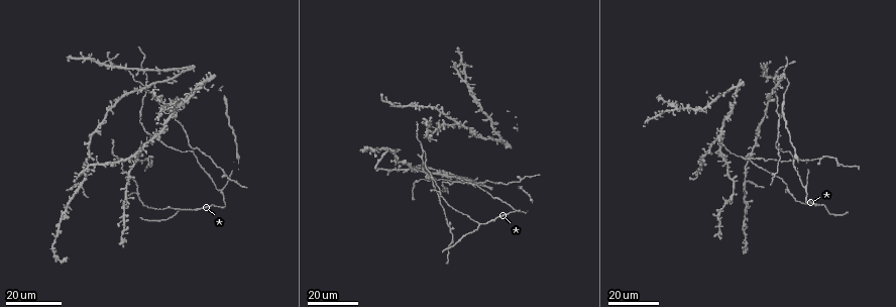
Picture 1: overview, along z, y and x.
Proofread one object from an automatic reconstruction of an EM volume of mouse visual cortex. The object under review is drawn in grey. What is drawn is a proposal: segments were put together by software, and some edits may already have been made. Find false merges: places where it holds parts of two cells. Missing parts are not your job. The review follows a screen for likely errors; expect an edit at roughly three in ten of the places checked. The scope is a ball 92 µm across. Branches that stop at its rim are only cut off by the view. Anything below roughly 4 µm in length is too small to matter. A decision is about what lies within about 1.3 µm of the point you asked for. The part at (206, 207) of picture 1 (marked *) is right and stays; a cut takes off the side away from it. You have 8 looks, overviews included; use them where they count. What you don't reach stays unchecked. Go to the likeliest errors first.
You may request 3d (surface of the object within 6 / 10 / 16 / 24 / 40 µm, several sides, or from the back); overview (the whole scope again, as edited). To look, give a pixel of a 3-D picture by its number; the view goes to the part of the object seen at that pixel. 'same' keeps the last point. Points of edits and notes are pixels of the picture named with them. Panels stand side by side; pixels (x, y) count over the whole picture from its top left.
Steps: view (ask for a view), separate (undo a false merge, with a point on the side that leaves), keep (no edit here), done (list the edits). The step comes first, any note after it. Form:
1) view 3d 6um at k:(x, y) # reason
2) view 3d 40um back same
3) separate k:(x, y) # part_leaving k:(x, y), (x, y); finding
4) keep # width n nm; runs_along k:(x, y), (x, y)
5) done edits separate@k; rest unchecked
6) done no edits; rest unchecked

view 3d 24um at 1:(735, 92)

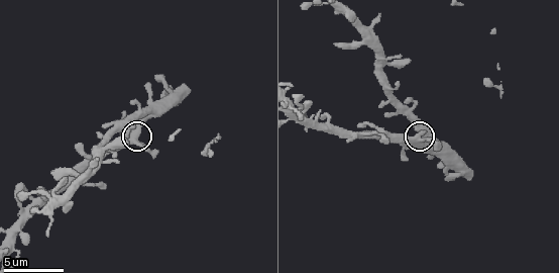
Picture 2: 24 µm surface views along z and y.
view 3d 10um at 2:(419, 138)

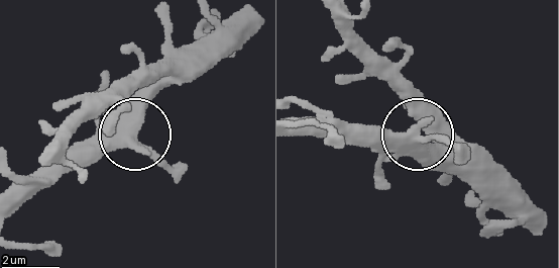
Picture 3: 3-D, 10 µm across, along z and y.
keep # width 470 nm; runs_along 3:(15, 206), (130, 139), (179, 175); all the same cell

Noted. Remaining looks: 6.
view 3d 24um at 1:(105, 62) # branch point

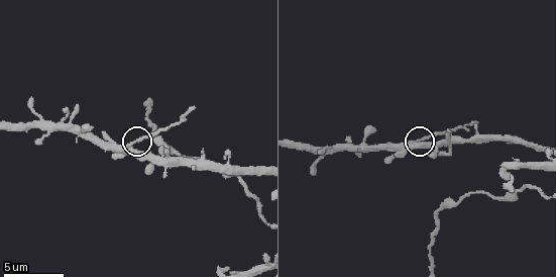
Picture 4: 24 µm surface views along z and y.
view 3d 10um at 4:(131, 145)

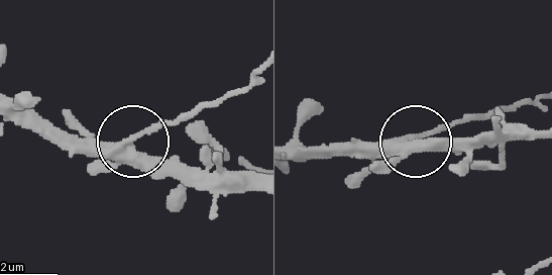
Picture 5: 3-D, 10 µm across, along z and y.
keep # arms 3; one cell here

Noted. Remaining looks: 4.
view 3d 24um at 1:(446, 178) # four arms meet

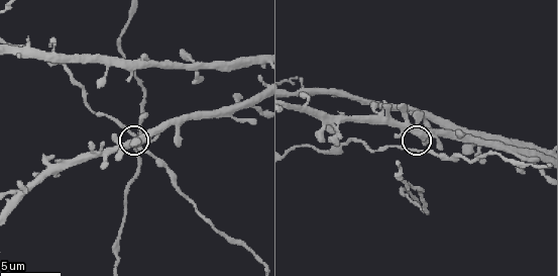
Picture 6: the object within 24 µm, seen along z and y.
view 3d 10um at 6:(134, 133) # zoom in

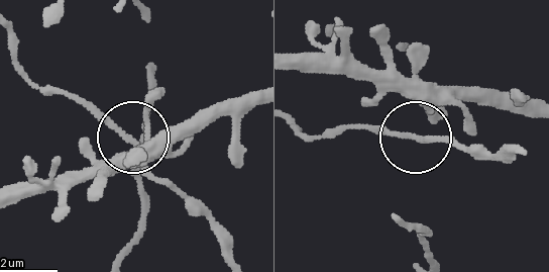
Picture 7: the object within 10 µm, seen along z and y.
view 3d 6um at 7:(130, 141)

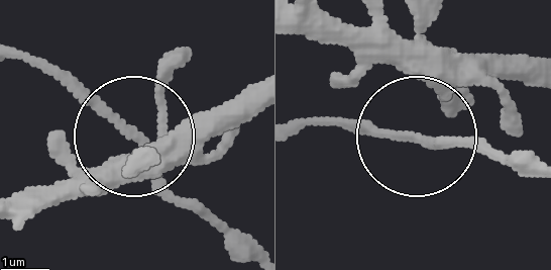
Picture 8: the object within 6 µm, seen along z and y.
keep # side_arm 27 um; continuous, no second cell

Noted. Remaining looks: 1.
view 3d 10um at 2:(386, 63) # three arms meet

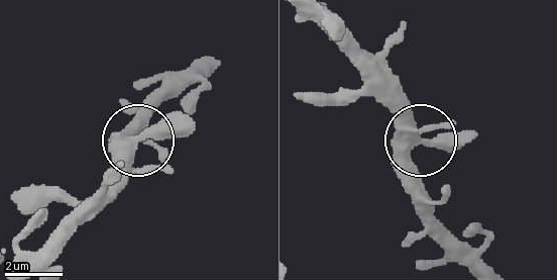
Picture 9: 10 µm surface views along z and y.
keep # side_arm 10 um; arms 3; one cell here

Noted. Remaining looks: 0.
done no edits; rest unchecked

